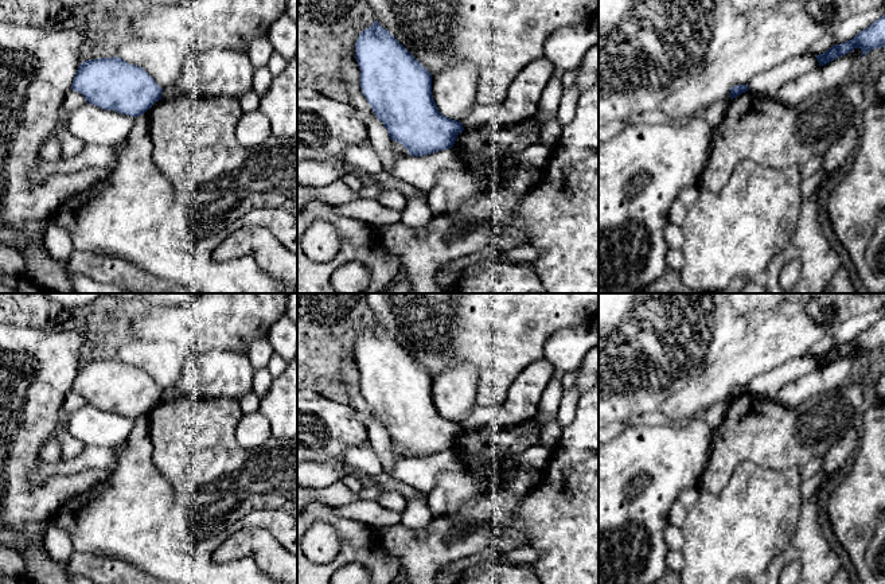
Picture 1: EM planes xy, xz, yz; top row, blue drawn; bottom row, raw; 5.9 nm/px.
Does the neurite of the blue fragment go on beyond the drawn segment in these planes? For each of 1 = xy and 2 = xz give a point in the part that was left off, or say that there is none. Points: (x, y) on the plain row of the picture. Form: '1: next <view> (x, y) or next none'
1: next none
2: next none

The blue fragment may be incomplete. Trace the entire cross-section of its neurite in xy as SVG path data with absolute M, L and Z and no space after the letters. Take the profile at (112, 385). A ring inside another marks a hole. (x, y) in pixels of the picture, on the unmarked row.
M118 358L83 362L71 385L86 404L126 417L144 416L161 401L163 389L140 367Z

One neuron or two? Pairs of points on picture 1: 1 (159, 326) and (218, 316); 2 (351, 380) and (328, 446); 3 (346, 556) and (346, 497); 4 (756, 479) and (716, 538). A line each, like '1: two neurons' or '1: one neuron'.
1: one neuron
2: two neurons
3: two neurons
4: one neuron

